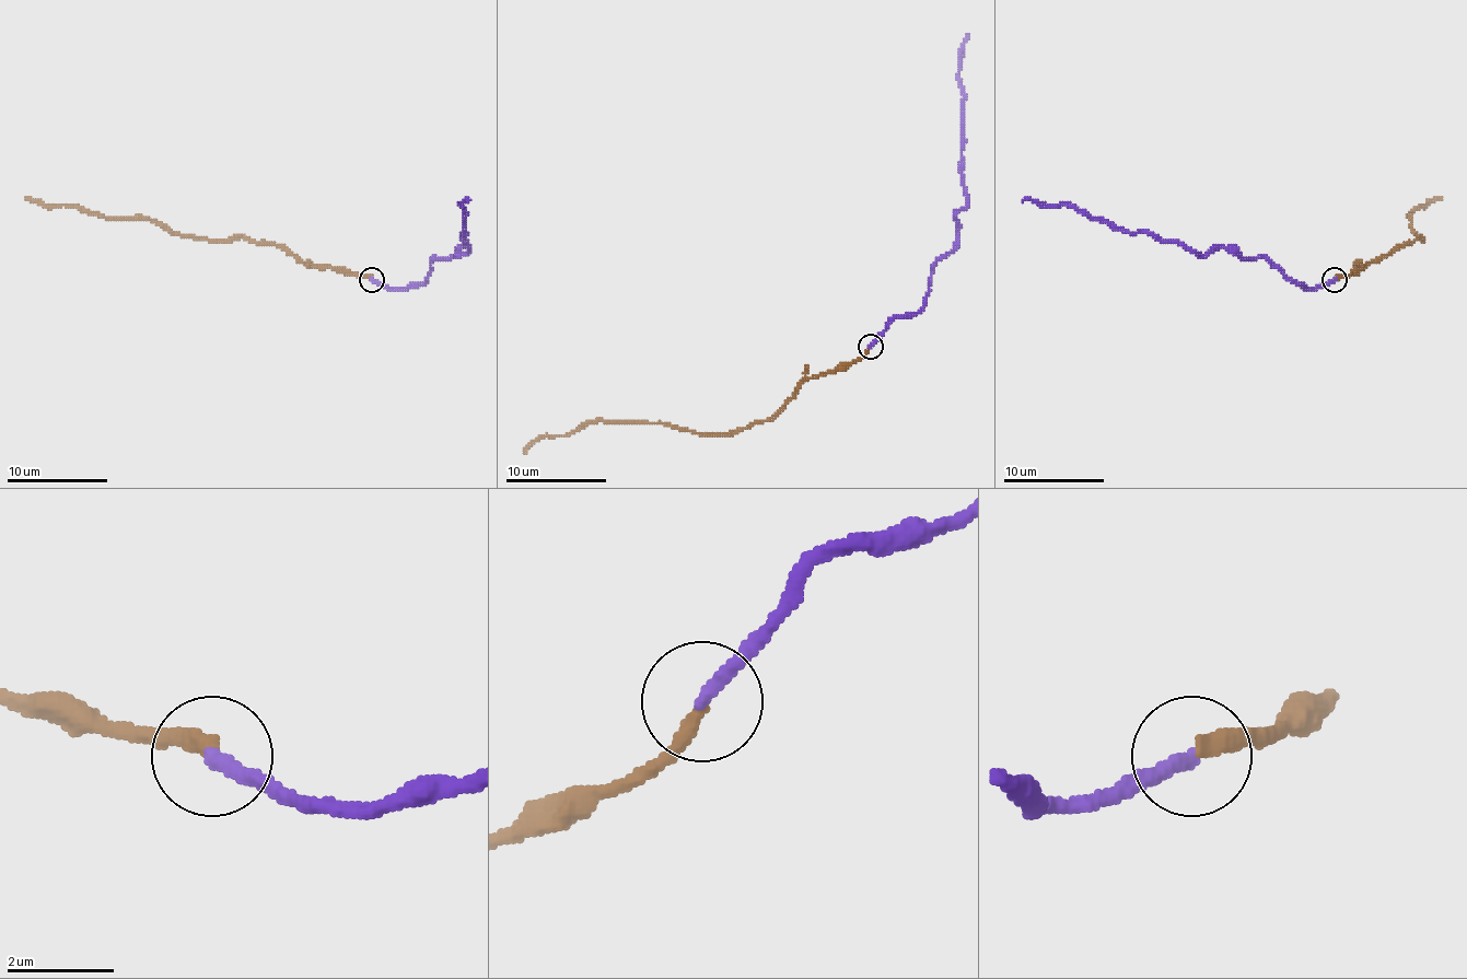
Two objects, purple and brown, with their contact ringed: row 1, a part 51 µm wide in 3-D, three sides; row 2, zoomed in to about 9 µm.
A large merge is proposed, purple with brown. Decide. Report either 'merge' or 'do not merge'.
merge

